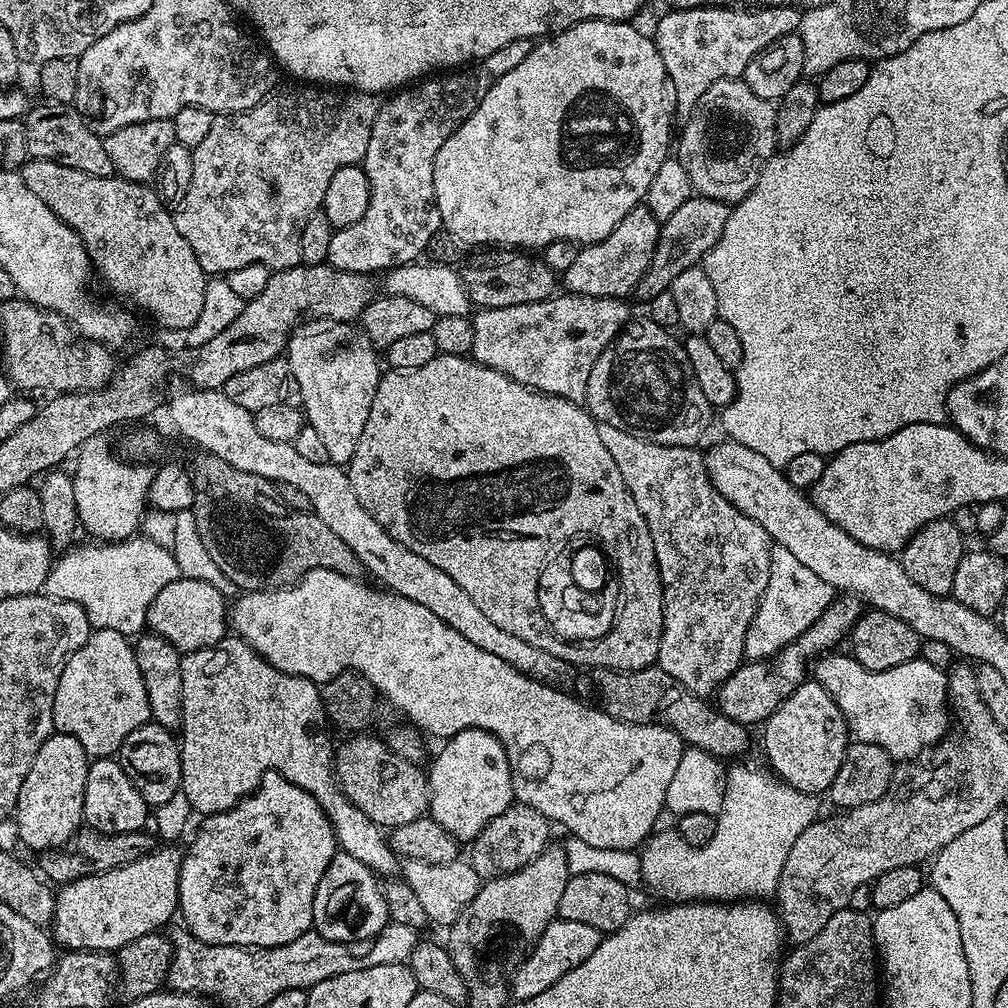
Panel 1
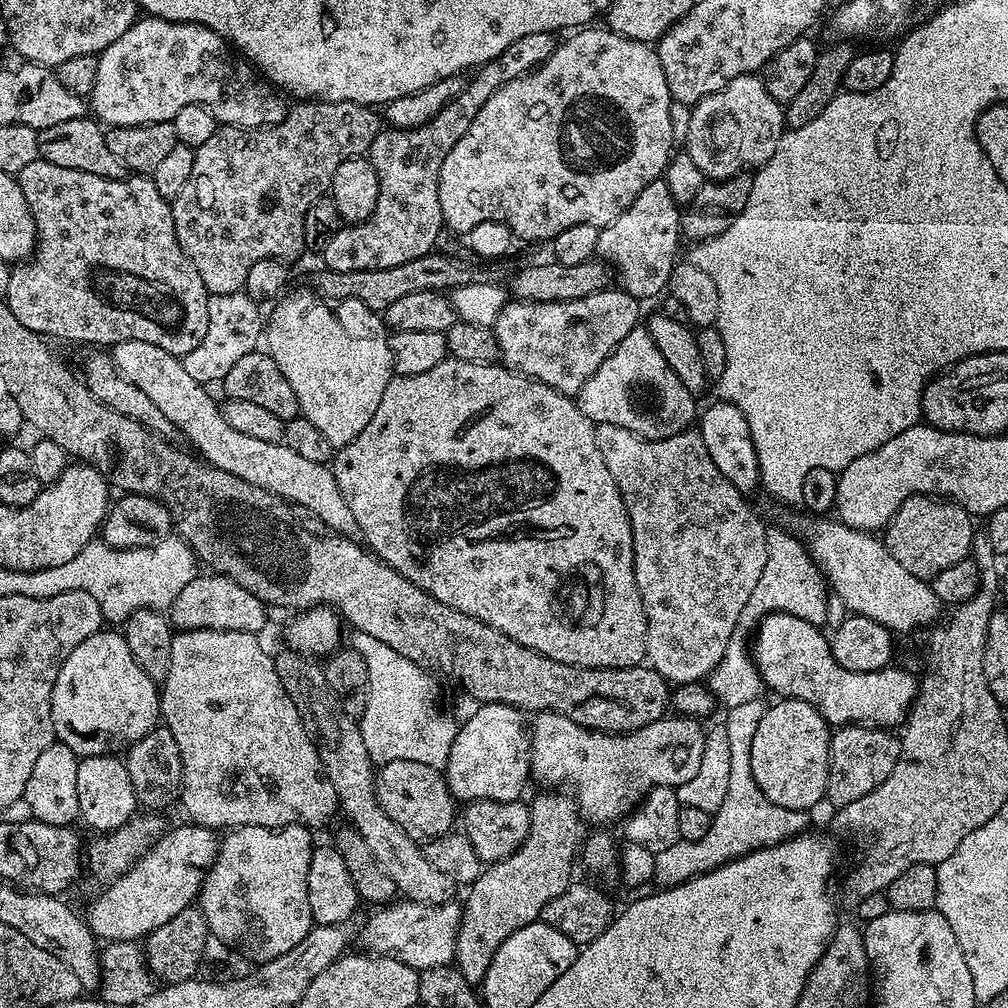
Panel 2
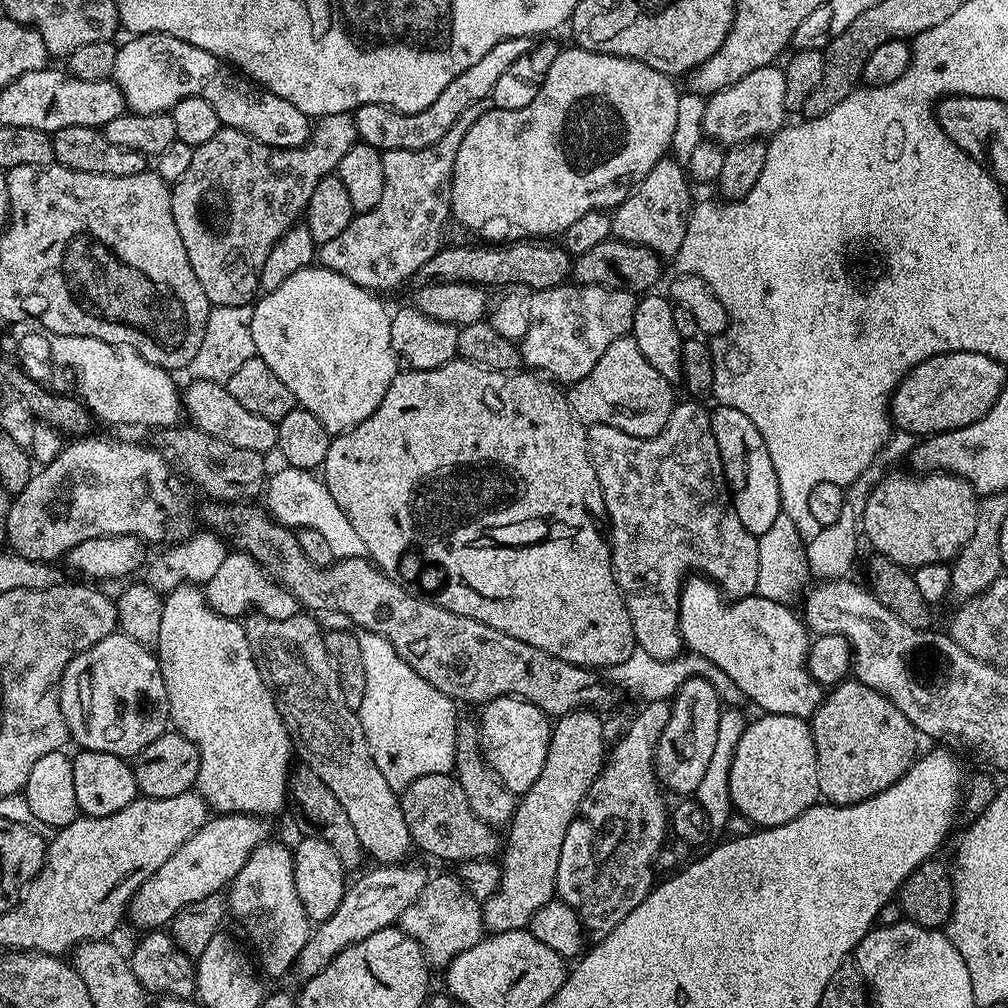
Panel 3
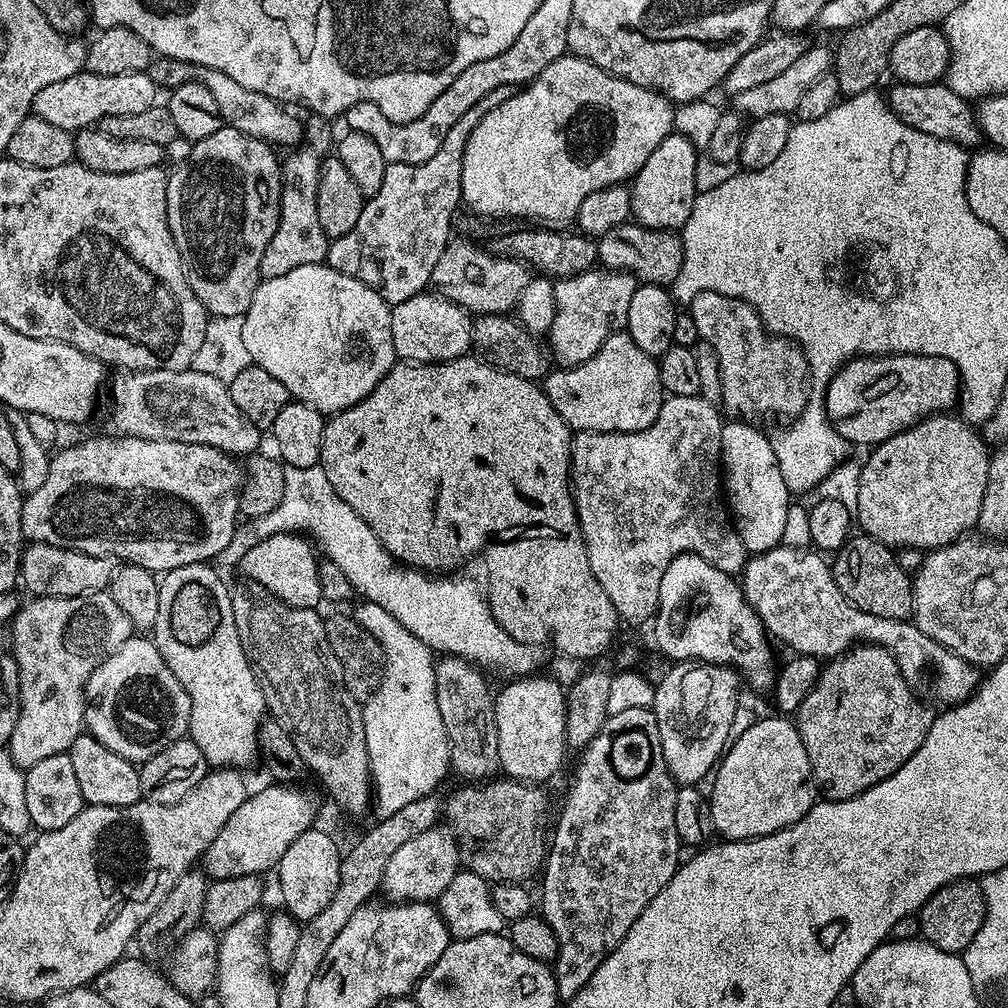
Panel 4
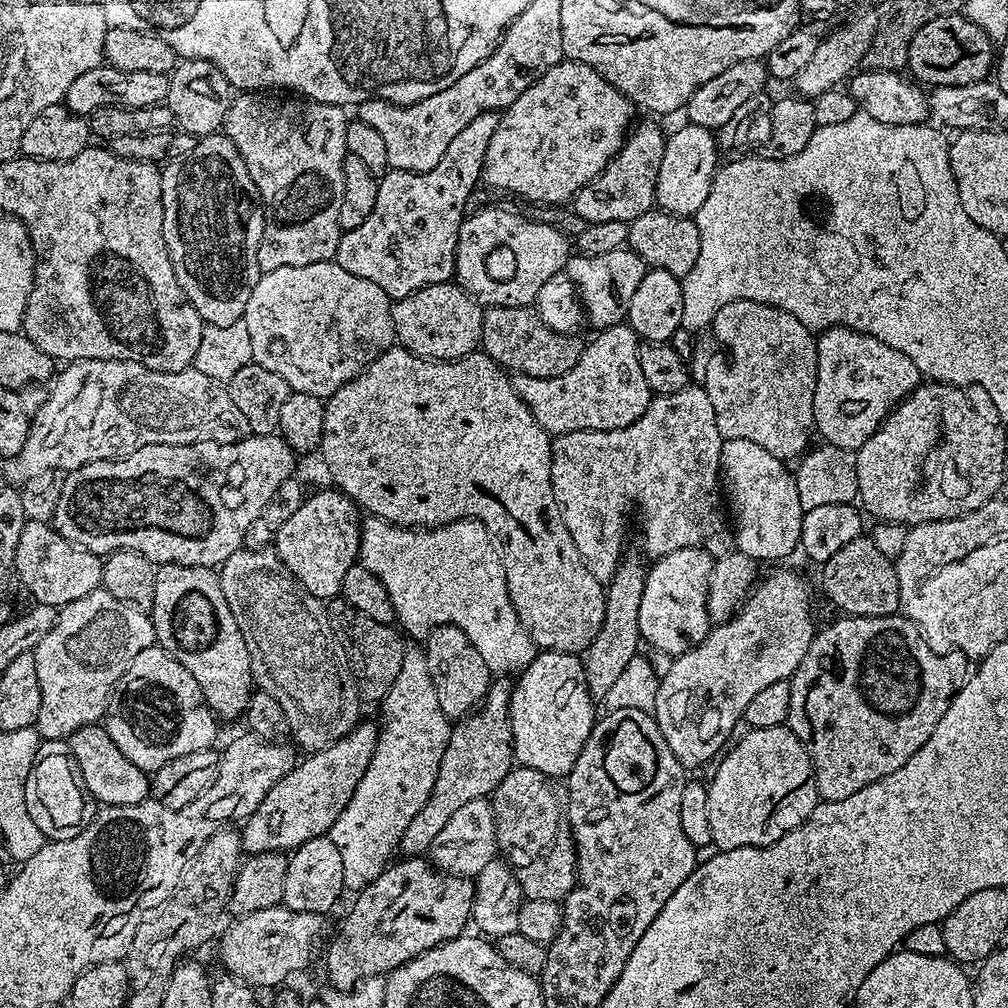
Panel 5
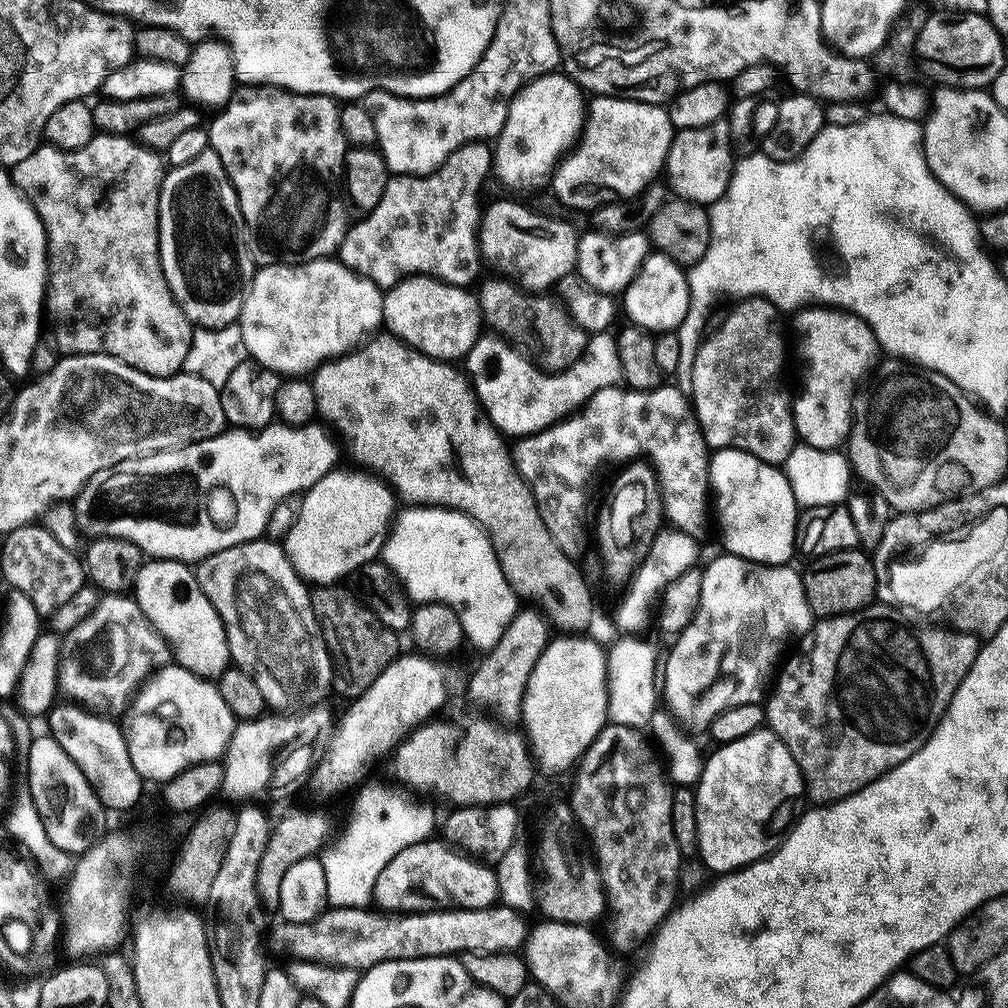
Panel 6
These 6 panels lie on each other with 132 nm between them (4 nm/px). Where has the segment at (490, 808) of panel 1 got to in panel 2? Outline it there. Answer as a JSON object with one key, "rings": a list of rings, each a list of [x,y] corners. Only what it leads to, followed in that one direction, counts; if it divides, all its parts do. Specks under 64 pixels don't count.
{"rings":[[[480,704],[477,712],[454,732],[454,746],[450,746],[450,758],[442,769],[452,797],[458,802],[473,800],[493,800],[494,802],[510,802],[521,799],[525,794],[524,787],[530,784],[532,770],[532,742],[530,728],[524,719],[525,713],[519,708],[511,708],[508,704]]]}

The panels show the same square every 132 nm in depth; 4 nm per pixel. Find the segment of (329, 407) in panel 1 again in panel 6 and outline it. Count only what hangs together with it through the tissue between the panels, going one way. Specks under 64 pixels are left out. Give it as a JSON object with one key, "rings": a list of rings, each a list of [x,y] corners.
{"rings":[[[336,258],[308,260],[305,264],[265,264],[255,269],[248,282],[238,323],[242,342],[246,342],[246,350],[255,363],[284,378],[304,378],[328,360],[351,352],[383,325],[384,292]]]}

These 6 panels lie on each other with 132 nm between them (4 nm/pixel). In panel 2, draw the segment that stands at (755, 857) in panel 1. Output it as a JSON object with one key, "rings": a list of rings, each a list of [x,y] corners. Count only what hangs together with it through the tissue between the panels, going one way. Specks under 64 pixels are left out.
{"rings":[[[760,697],[727,709],[725,713],[727,716],[722,722],[730,745],[729,789],[726,790],[725,801],[713,813],[709,833],[705,837],[696,842],[686,842],[680,839],[676,844],[656,854],[654,880],[661,889],[675,888],[686,880],[716,869],[746,853],[780,844],[789,837],[799,836],[809,829],[811,825],[809,816],[811,815],[805,809],[792,810],[770,802],[754,781],[750,765],[751,743],[759,723],[762,722],[767,705],[767,701]]]}

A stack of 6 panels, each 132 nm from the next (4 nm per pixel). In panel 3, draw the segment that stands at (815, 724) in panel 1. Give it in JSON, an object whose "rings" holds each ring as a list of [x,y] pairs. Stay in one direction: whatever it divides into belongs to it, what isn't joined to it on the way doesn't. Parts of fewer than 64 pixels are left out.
{"rings":[[[757,715],[757,720],[745,727],[742,738],[734,750],[734,762],[730,768],[730,798],[732,807],[740,812],[757,829],[777,828],[802,814],[821,799],[818,786],[818,758],[808,720],[797,716]]]}

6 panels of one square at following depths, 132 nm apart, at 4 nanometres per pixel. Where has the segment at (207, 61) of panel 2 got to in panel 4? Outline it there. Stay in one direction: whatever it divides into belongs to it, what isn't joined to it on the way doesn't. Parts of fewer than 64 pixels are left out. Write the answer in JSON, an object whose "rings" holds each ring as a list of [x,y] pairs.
{"rings":[[[160,58],[153,63],[150,75],[152,81],[165,90],[193,82],[206,86],[206,90],[210,90],[210,94],[214,94],[218,102],[221,121],[229,128],[242,130],[242,134],[250,134],[259,140],[267,140],[274,146],[281,146],[280,144],[296,146],[303,141],[305,125],[302,120],[300,124],[298,117],[291,116],[284,109],[287,107],[281,101],[270,98],[266,94],[258,94],[254,90],[246,90],[246,86],[234,82],[234,78],[230,78],[230,74],[222,74],[222,70],[203,68],[201,64],[191,64],[182,60]]]}

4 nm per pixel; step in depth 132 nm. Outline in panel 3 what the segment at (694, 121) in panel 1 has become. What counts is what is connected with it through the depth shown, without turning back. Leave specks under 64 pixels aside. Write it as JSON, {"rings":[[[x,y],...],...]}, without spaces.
{"rings":[[[769,66],[746,74],[746,78],[734,82],[734,86],[726,86],[726,90],[715,92],[703,101],[703,135],[721,146],[775,136],[785,127],[784,116],[789,115],[786,106],[786,86],[785,69],[780,66]]]}

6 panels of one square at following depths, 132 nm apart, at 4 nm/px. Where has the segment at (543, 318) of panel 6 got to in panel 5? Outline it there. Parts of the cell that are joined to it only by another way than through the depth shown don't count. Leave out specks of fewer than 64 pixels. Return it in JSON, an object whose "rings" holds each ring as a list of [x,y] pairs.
{"rings":[[[484,308],[479,347],[501,369],[509,373],[521,372],[521,377],[548,380],[566,374],[578,362],[582,351],[579,335],[550,330],[542,318],[527,308]]]}

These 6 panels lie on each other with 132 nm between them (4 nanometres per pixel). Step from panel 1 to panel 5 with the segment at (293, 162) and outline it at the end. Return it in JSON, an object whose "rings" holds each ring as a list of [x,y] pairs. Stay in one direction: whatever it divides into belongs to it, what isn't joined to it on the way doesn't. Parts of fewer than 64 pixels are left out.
{"rings":[[[213,134],[211,136],[199,137],[197,146],[193,152],[185,154],[181,160],[175,158],[169,159],[163,165],[160,174],[160,201],[162,202],[162,238],[164,245],[168,251],[168,257],[172,263],[172,269],[176,275],[176,281],[180,287],[180,293],[184,295],[187,304],[192,307],[196,315],[200,317],[205,325],[214,328],[225,328],[231,324],[241,323],[244,307],[248,301],[248,295],[252,292],[257,280],[260,279],[262,273],[258,266],[258,258],[256,257],[256,245],[260,239],[261,221],[252,213],[252,204],[248,201],[248,196],[244,193],[244,184],[246,188],[246,165],[244,159],[238,154],[238,150],[233,146],[230,137],[223,134]]]}

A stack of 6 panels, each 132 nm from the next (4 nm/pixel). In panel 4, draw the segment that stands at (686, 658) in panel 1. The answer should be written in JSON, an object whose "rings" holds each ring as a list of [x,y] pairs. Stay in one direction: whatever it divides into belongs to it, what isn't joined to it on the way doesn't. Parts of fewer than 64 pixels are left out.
{"rings":[[[703,395],[668,396],[658,410],[658,418],[646,430],[576,432],[572,437],[570,483],[586,542],[586,558],[590,558],[590,570],[594,570],[598,586],[606,590],[606,598],[614,602],[621,621],[647,625],[655,617],[662,574],[682,554],[689,552],[706,558],[710,566],[718,566],[718,570],[729,574],[743,573],[750,559],[722,499],[720,439],[724,424],[721,413],[715,403],[712,405],[704,399]]]}

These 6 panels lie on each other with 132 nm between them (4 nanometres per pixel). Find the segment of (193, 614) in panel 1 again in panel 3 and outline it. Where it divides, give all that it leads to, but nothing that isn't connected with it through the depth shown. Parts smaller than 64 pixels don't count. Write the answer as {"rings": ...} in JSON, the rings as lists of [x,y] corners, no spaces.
{"rings":[[[229,551],[222,566],[218,566],[218,571],[214,573],[214,578],[203,585],[202,591],[210,607],[223,616],[244,618],[253,612],[266,618],[281,620],[294,618],[302,612],[294,594],[290,594],[278,581],[273,580],[260,563],[245,552]]]}

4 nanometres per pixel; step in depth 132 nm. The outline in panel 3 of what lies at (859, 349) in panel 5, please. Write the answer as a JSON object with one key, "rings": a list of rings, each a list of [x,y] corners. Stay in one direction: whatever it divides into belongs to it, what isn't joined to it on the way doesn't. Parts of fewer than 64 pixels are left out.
{"rings":[[[943,352],[914,366],[902,378],[902,382],[892,393],[890,415],[892,423],[904,432],[913,432],[916,438],[936,436],[939,432],[949,432],[962,426],[978,422],[994,406],[1006,386],[1005,365],[981,352]]]}

